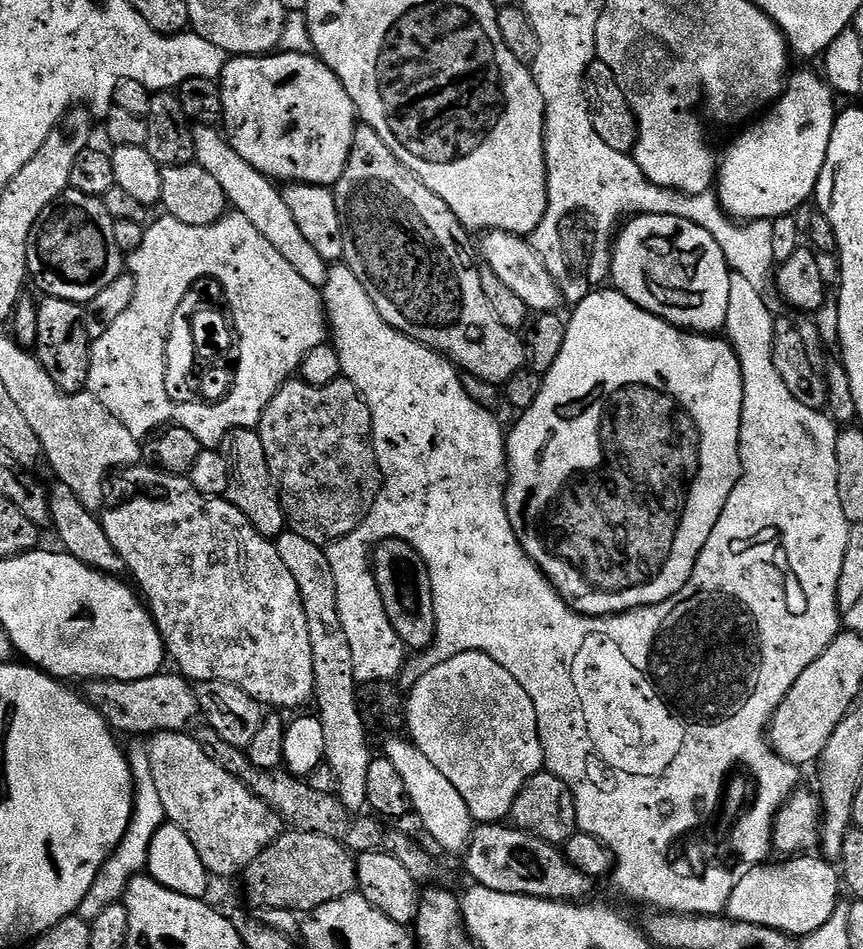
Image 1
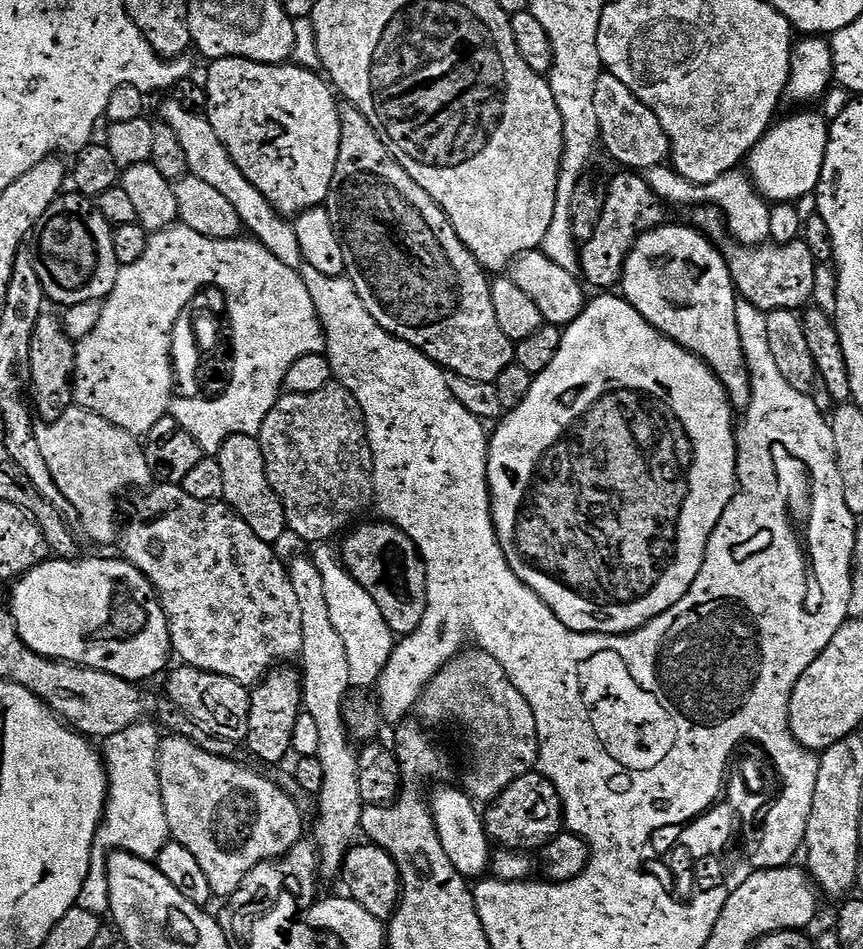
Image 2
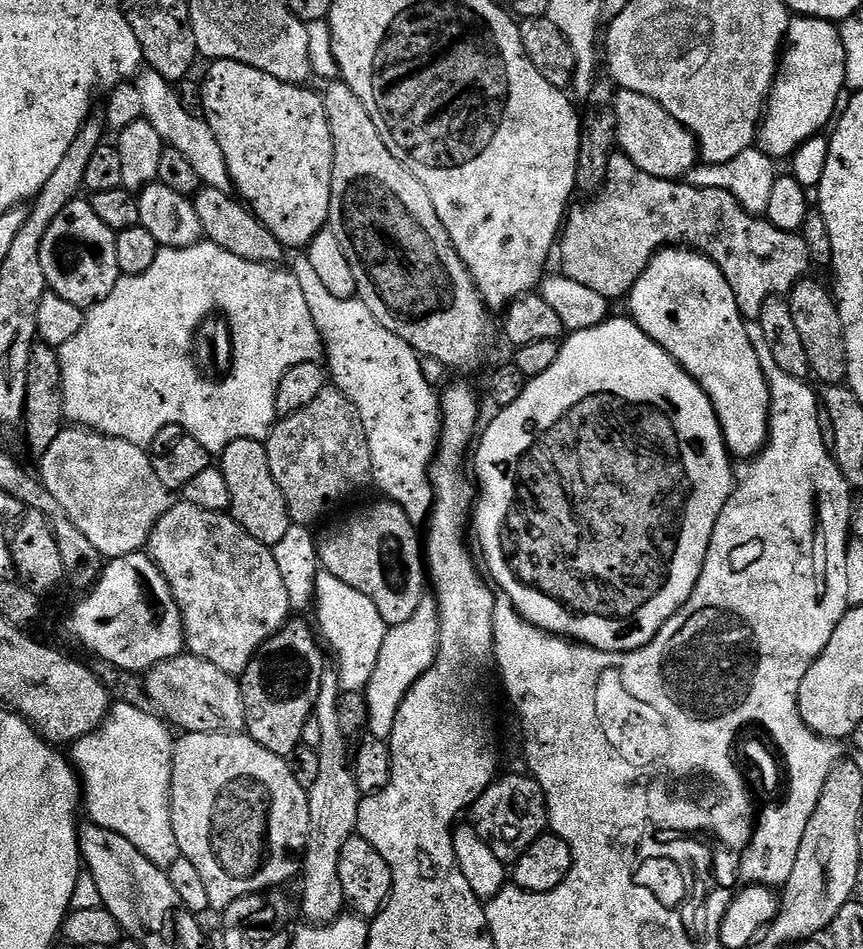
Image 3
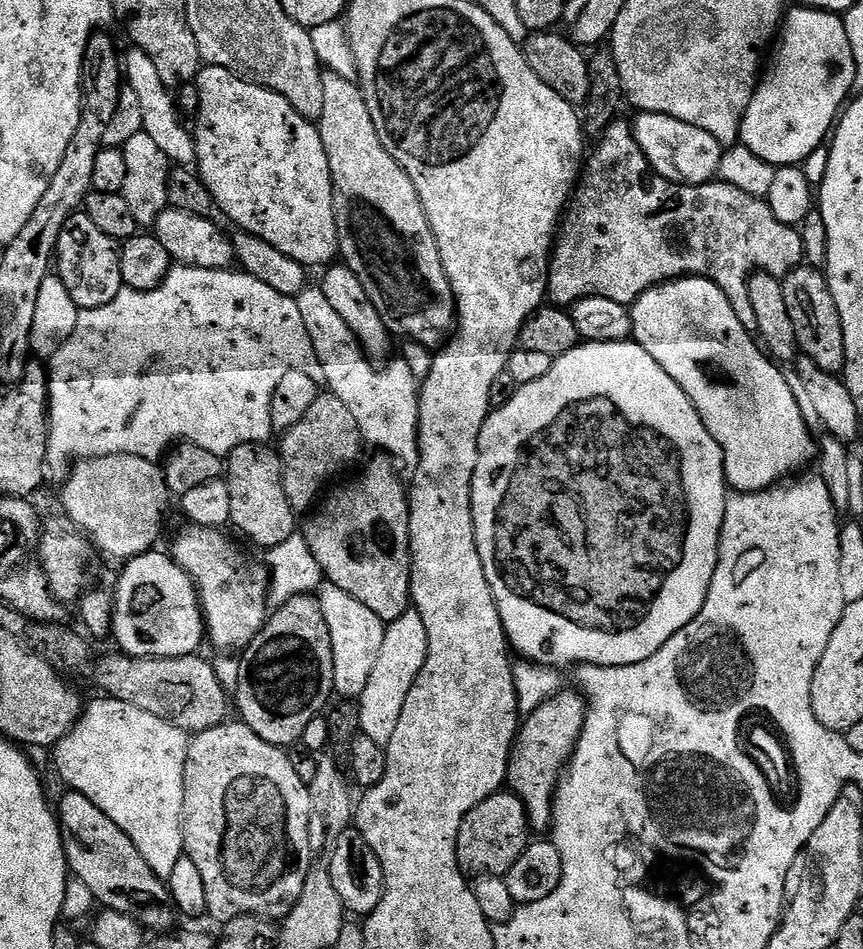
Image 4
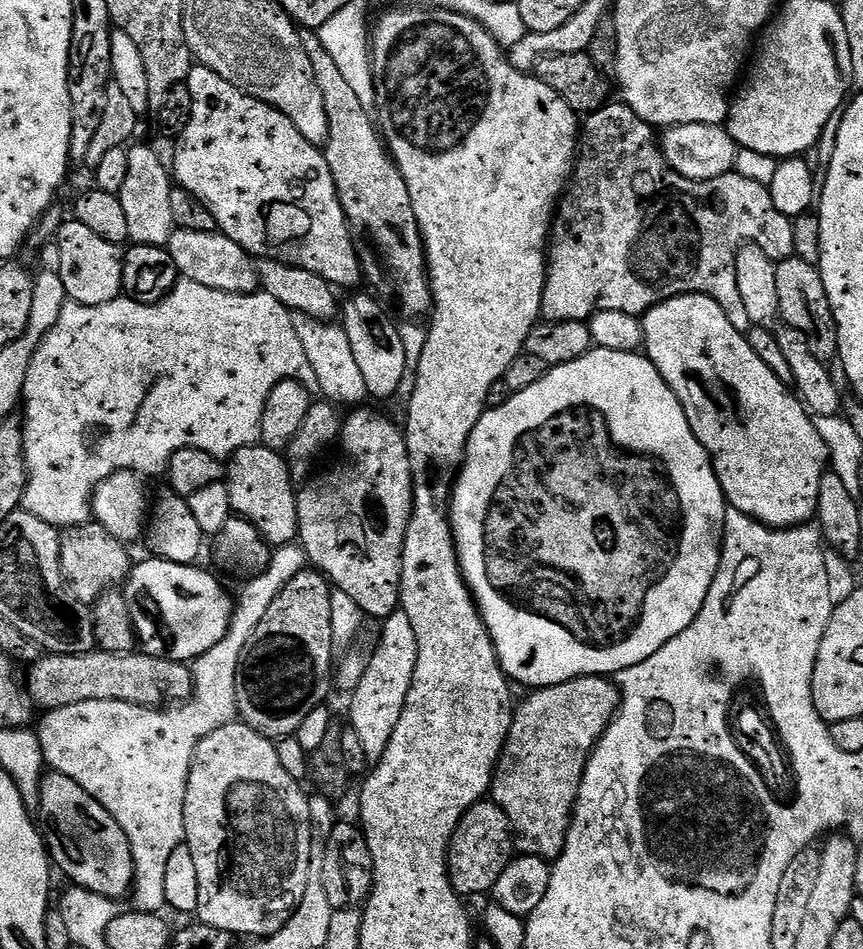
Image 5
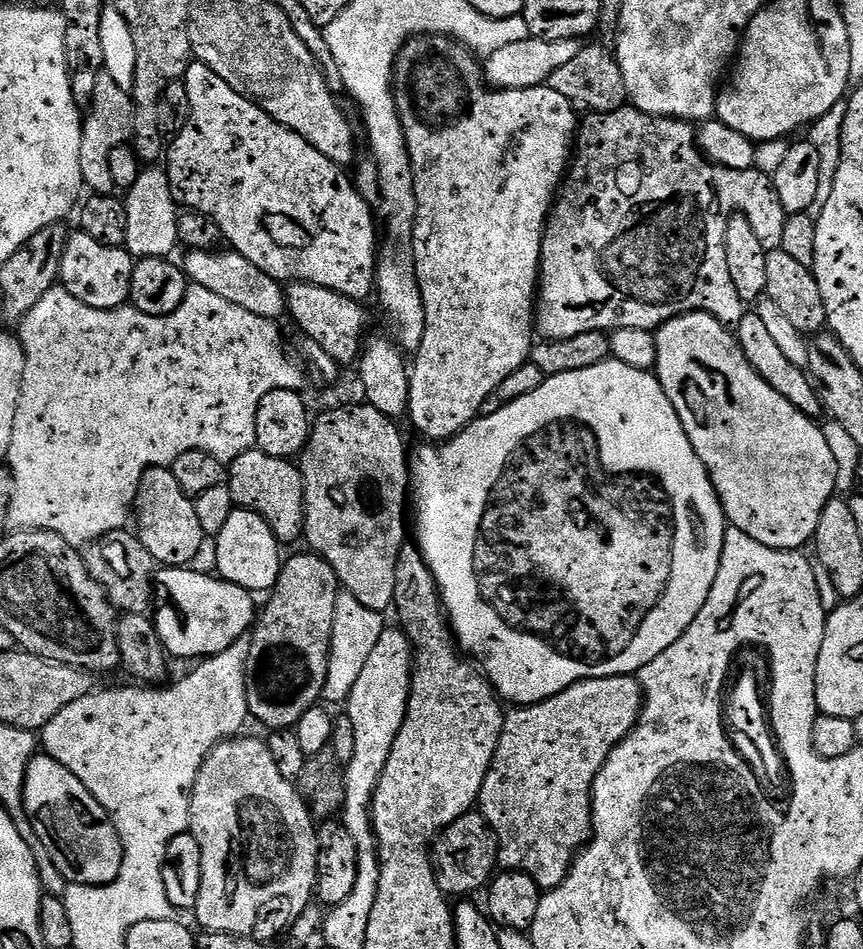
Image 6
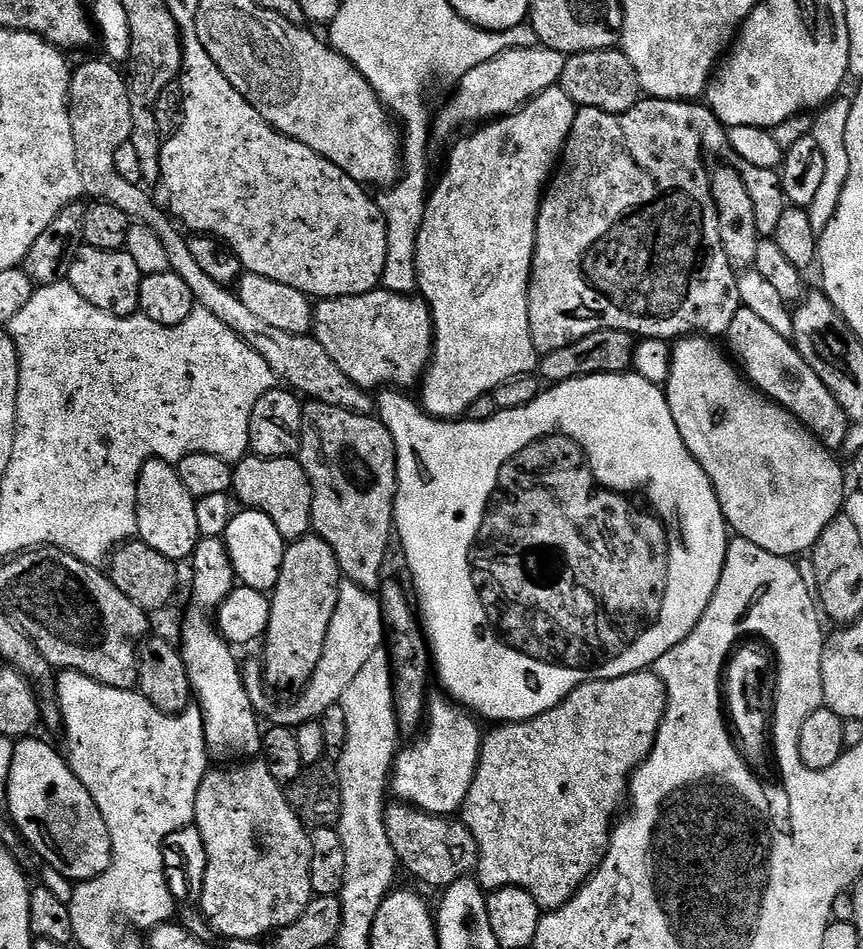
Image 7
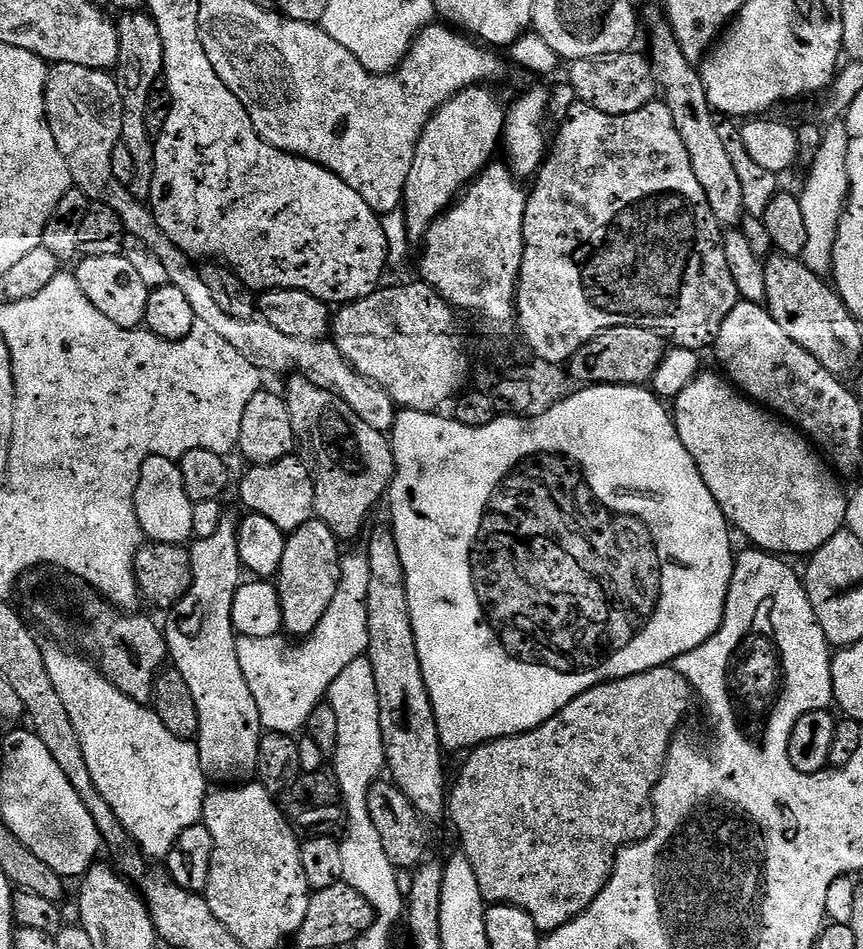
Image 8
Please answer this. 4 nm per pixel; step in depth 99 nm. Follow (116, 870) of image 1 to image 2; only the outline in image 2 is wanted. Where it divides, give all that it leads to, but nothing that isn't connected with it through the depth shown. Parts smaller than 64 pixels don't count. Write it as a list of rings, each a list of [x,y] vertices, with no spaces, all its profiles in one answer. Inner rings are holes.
[[[141,722],[122,730],[122,734],[109,736],[102,744],[102,759],[108,769],[108,805],[104,808],[104,823],[96,832],[96,848],[104,854],[129,852],[143,860],[156,861],[160,851],[170,843],[166,806],[162,806],[162,786],[158,778],[158,754],[161,733],[156,733],[155,723]]]

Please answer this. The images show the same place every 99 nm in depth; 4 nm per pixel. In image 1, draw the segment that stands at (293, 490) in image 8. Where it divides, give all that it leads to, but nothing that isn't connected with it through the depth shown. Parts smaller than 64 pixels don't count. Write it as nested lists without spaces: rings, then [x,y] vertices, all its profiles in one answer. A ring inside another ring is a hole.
[[[236,428],[226,434],[222,445],[226,462],[230,466],[230,486],[226,498],[258,530],[258,534],[275,538],[286,530],[284,507],[276,483],[272,481],[266,450],[262,450],[262,438],[256,428]]]

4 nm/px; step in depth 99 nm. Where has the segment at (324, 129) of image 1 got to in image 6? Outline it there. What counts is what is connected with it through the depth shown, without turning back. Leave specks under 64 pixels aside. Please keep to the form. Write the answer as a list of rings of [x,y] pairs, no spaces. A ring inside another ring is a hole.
[[[199,62],[189,64],[182,79],[188,91],[188,121],[184,129],[176,133],[166,152],[168,184],[172,187],[172,198],[177,205],[214,218],[214,222],[218,222],[218,226],[224,231],[225,241],[235,251],[250,258],[250,262],[254,262],[254,266],[258,266],[258,270],[266,270],[266,274],[270,278],[281,282],[302,280],[329,288],[352,300],[367,301],[367,296],[373,295],[376,286],[376,262],[378,259],[376,224],[378,228],[378,222],[372,218],[372,208],[364,201],[363,194],[352,185],[351,178],[344,173],[347,171],[342,170],[341,165],[326,158],[318,150],[314,150],[314,146],[310,146],[310,142],[306,142],[306,138],[302,138],[294,130],[290,130],[279,124],[274,118],[270,118],[270,114],[266,114],[266,110],[257,106],[254,100],[248,100],[242,94],[234,91],[222,78],[218,78],[218,74],[214,74],[214,70],[210,70],[208,64]]]

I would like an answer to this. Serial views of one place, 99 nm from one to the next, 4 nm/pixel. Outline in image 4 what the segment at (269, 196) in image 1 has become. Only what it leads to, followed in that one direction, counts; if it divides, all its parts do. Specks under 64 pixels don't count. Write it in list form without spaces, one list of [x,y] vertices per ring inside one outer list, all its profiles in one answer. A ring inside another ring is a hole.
[[[135,46],[129,47],[128,53],[122,56],[122,76],[126,81],[126,88],[132,91],[131,99],[140,107],[142,114],[142,130],[154,138],[154,143],[166,154],[166,158],[176,166],[190,166],[196,160],[196,141],[193,133],[188,132],[180,125],[182,119],[178,111],[178,104],[170,97],[169,89],[164,87],[164,83],[158,78],[158,70],[154,70],[154,62],[146,53]]]

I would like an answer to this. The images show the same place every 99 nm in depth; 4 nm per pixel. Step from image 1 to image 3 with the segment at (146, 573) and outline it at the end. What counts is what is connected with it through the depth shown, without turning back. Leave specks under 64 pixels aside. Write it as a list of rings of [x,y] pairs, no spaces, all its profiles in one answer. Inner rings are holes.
[[[176,502],[154,526],[146,545],[158,570],[166,578],[180,607],[184,623],[184,646],[191,655],[218,666],[226,674],[239,677],[256,657],[256,652],[267,640],[289,623],[293,611],[286,583],[275,561],[273,549],[250,538],[242,526],[228,512],[211,512],[187,502]]]

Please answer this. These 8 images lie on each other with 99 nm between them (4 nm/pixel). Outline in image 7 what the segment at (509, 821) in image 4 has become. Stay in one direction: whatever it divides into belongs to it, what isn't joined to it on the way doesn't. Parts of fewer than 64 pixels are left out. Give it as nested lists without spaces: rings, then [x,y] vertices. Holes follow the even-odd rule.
[[[392,802],[385,807],[384,825],[399,867],[403,871],[405,868],[414,879],[443,890],[475,873],[480,857],[478,842],[474,842],[474,834],[459,819],[432,816],[410,804]]]

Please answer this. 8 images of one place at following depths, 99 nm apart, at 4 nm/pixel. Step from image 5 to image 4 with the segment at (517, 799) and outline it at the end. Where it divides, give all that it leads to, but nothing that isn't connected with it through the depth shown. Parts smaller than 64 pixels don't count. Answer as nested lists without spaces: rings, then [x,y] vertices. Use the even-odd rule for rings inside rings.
[[[561,690],[523,717],[516,734],[516,741],[512,743],[512,753],[508,755],[506,784],[510,791],[518,796],[524,804],[529,825],[533,829],[547,829],[552,823],[552,798],[556,795],[556,786],[560,781],[562,769],[571,760],[573,752],[576,751],[576,744],[580,741],[580,732],[584,728],[585,715],[585,697],[576,690],[573,692]]]

